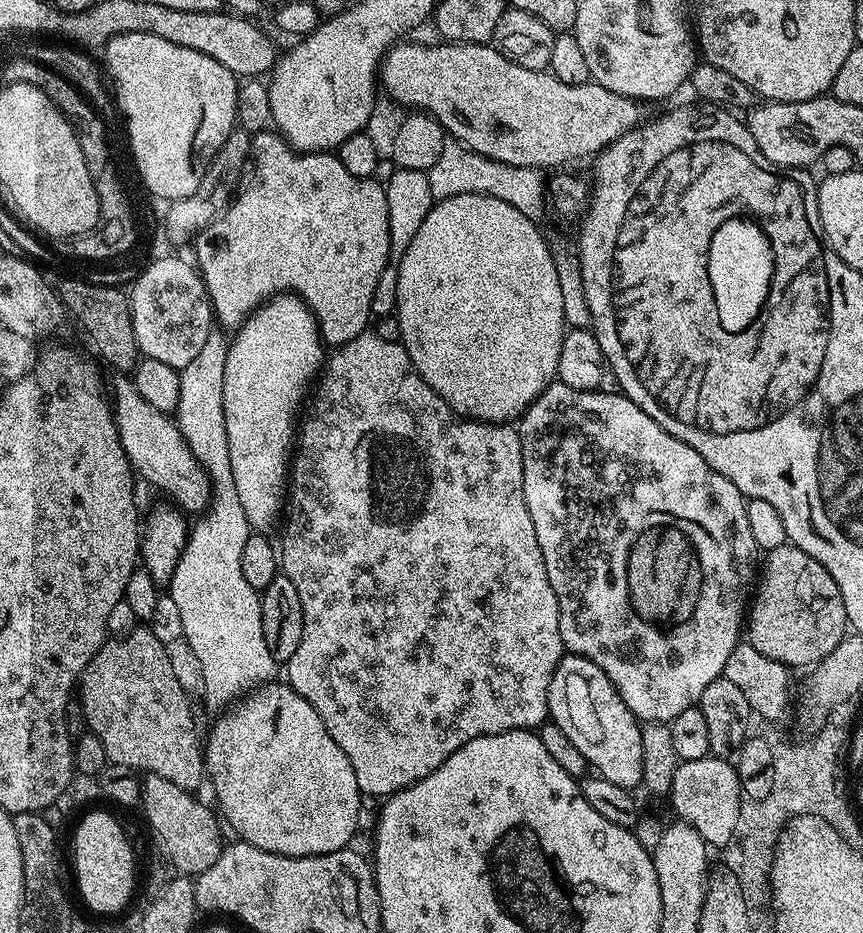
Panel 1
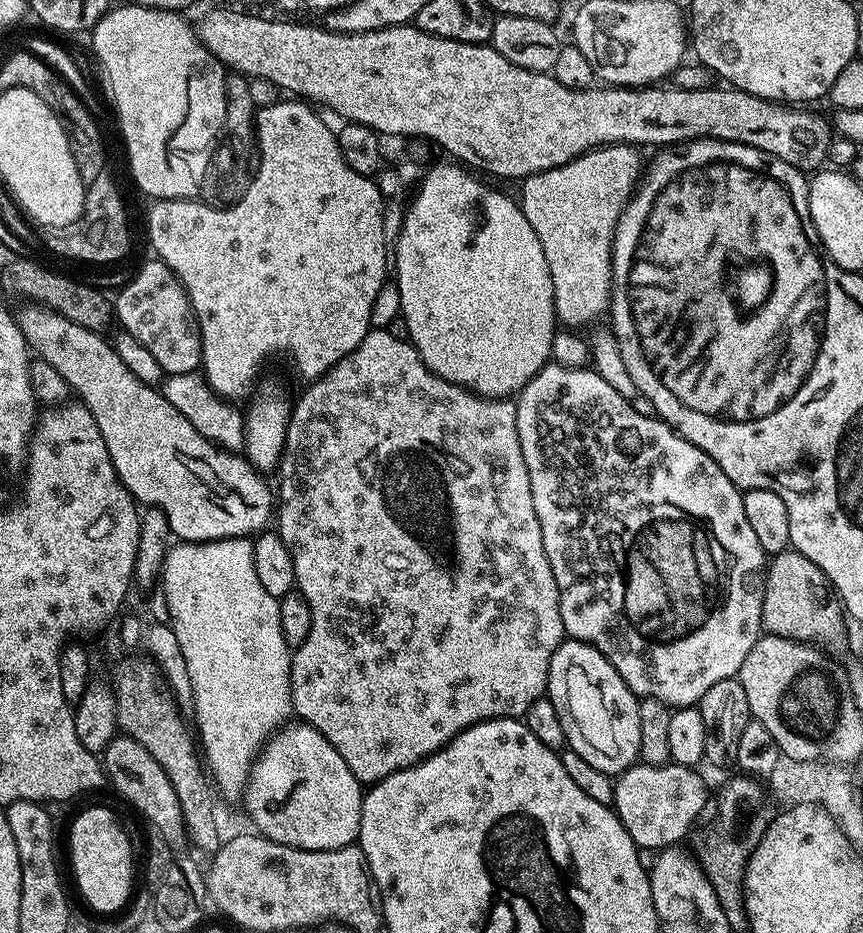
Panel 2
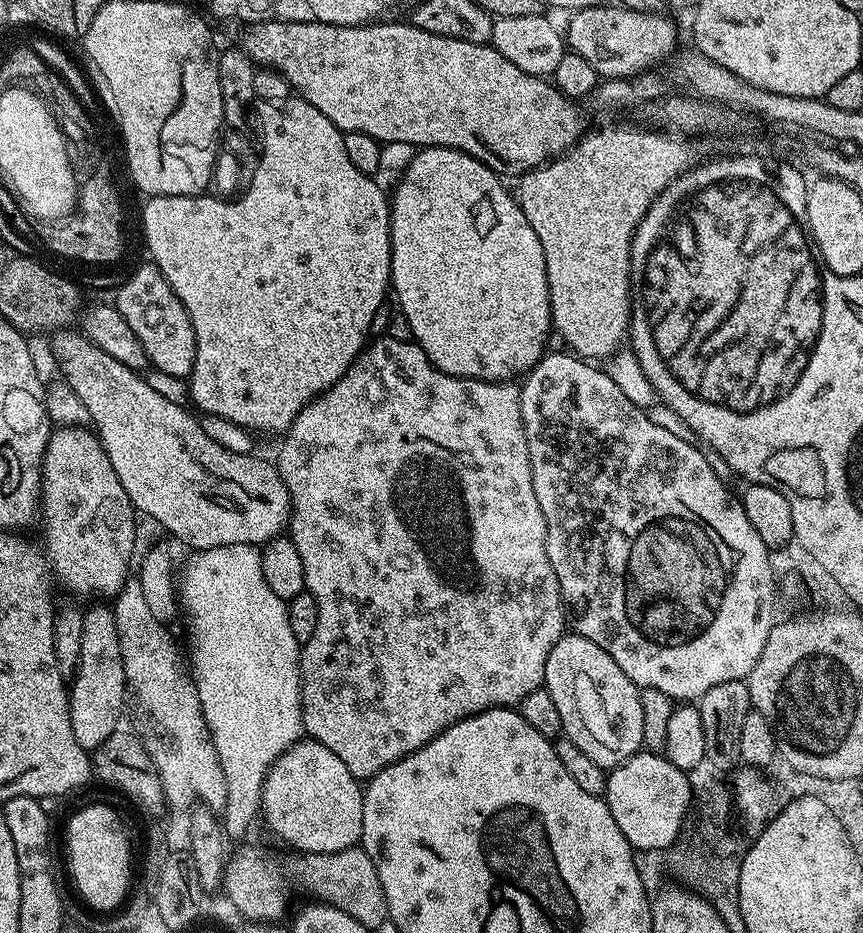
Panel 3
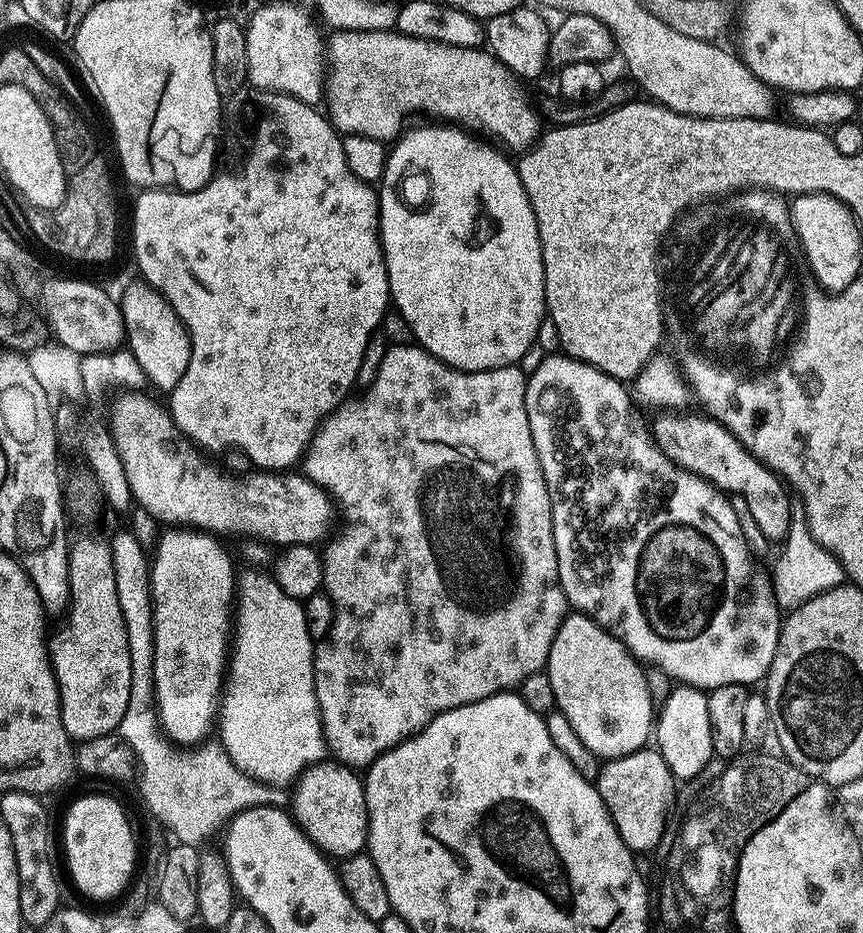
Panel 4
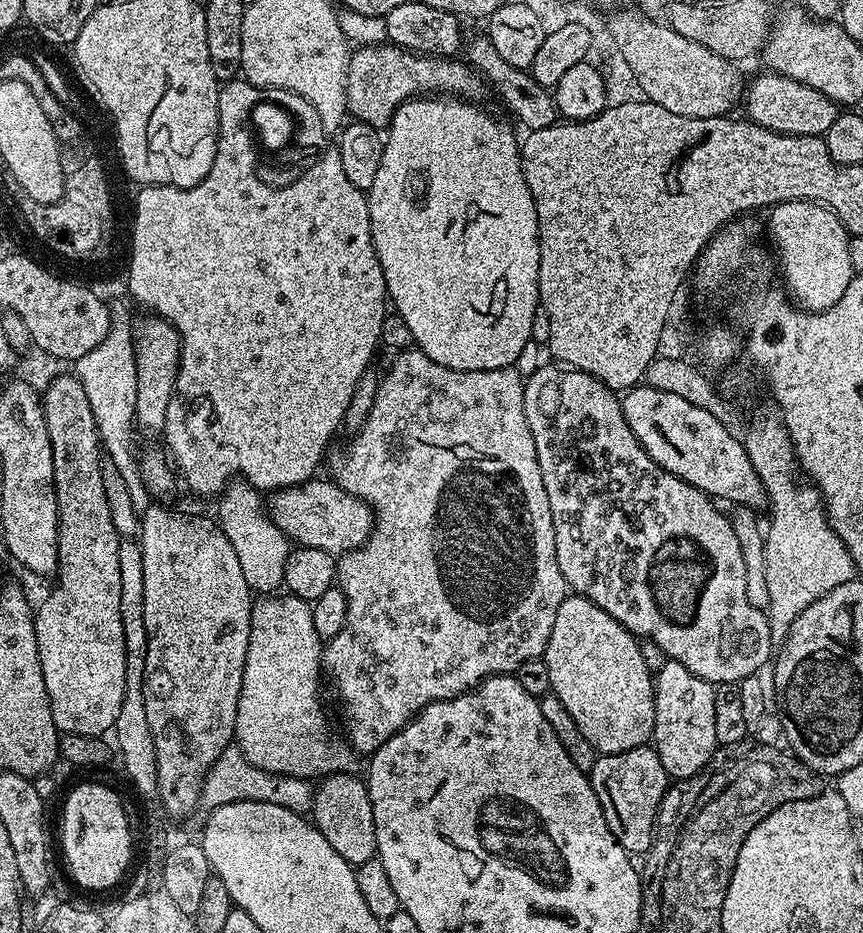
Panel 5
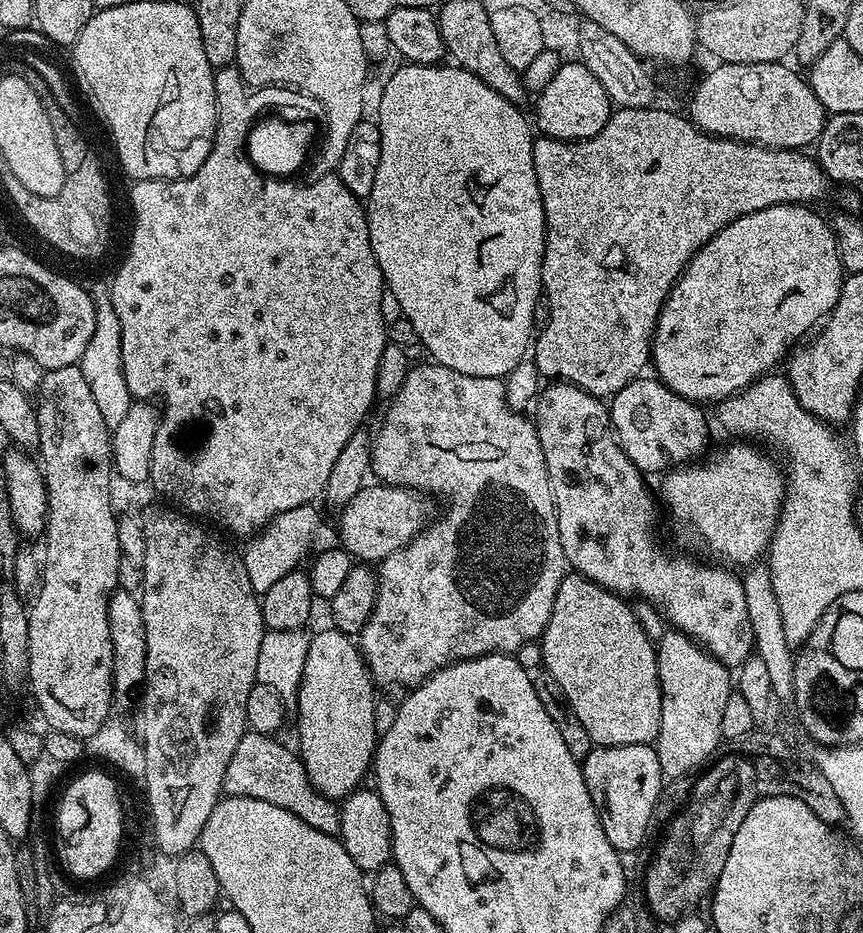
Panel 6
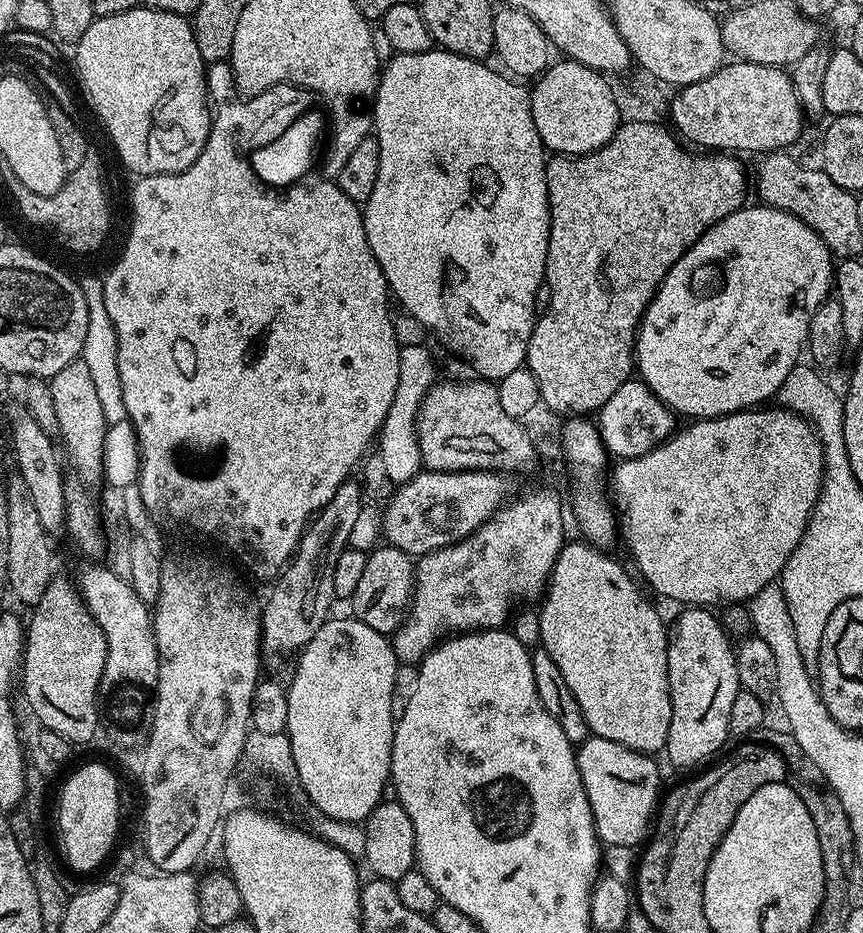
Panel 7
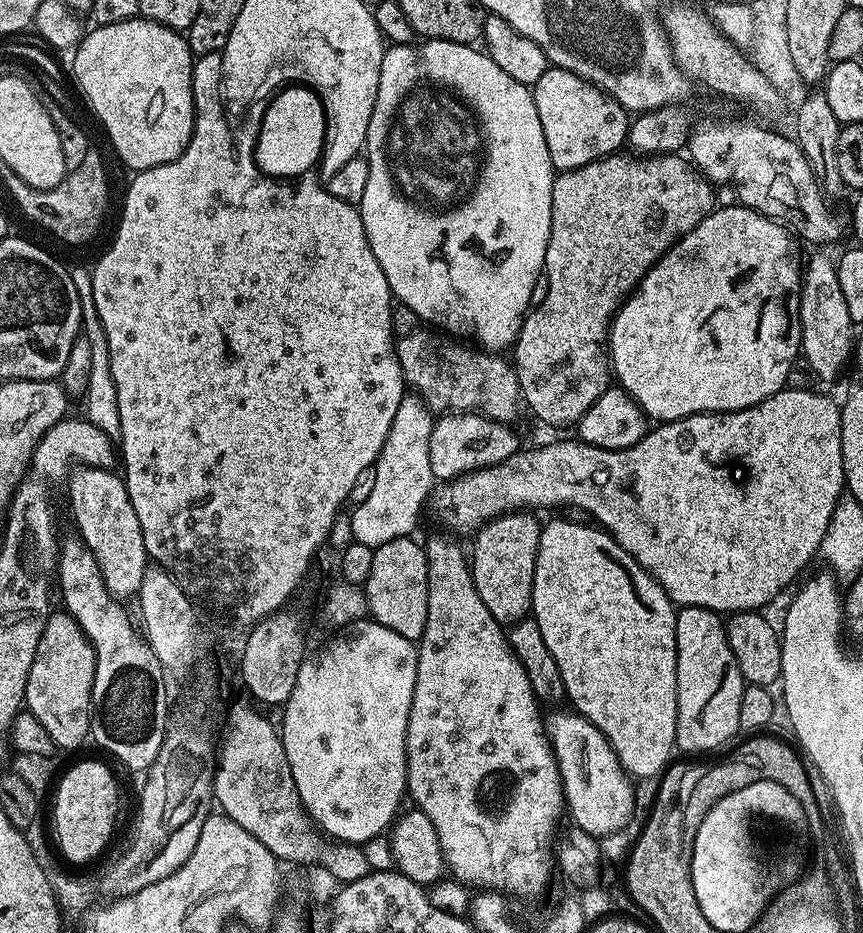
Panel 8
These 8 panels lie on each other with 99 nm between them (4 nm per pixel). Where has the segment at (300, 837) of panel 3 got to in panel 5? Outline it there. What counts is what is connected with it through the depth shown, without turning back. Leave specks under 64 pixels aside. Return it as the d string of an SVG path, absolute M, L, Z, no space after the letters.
M334 772L323 777L321 784L324 785L315 793L310 816L326 842L330 842L350 865L359 866L373 859L376 856L376 827L367 783L360 776Z

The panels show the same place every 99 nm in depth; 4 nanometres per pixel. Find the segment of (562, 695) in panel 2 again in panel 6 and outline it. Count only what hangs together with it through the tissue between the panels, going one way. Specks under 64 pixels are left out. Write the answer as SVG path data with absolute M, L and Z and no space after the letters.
M565 575L562 586L558 586L554 610L539 646L544 655L547 675L552 676L558 686L562 686L574 714L578 714L578 722L586 726L586 734L590 734L593 745L617 748L631 744L652 744L655 741L662 722L656 644L642 630L633 605L625 597L596 584L588 576Z

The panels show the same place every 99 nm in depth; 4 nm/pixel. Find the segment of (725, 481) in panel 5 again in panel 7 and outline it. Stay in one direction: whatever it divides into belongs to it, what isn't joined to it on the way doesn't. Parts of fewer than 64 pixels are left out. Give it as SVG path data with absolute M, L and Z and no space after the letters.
M630 378L603 404L598 413L600 441L613 457L629 460L657 448L677 427L677 417L639 378Z

